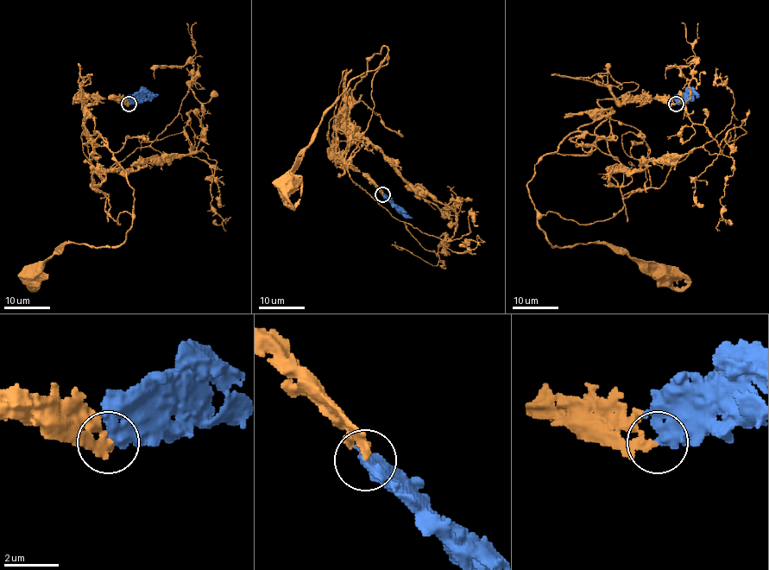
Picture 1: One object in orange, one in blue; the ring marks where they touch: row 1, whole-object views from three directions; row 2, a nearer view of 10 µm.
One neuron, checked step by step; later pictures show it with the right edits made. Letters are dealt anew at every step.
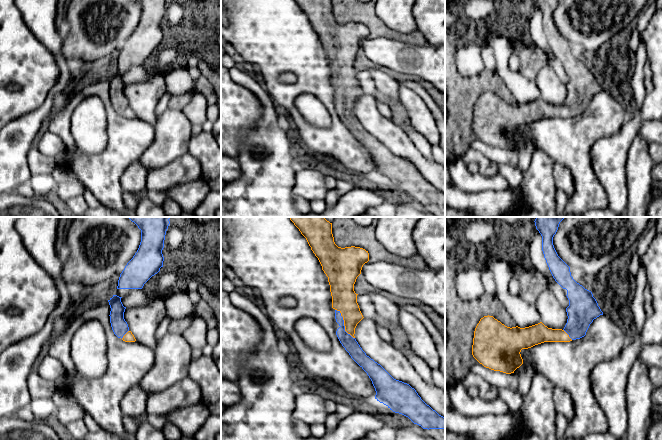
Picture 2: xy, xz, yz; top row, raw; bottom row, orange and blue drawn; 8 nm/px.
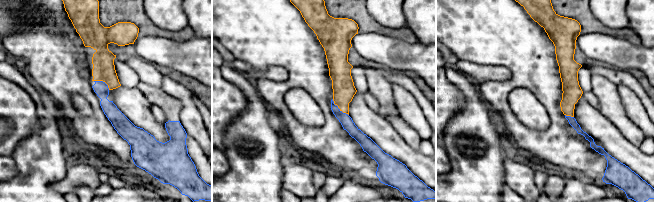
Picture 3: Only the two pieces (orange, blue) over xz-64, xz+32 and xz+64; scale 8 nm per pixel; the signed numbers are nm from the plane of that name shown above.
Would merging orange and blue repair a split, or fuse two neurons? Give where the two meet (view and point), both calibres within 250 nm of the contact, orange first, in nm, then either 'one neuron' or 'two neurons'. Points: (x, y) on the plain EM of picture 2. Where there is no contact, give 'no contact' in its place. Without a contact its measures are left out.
xz (344, 100) | 200/120 nm | one neuron

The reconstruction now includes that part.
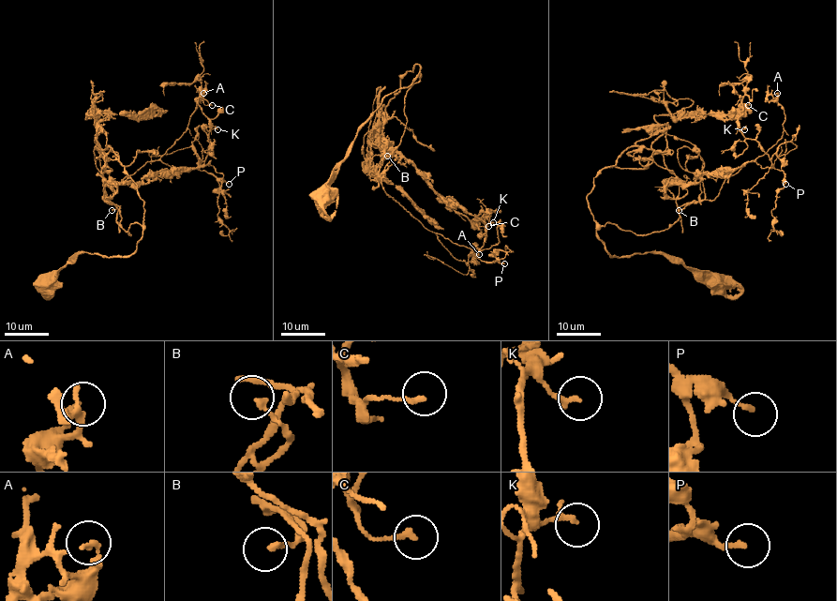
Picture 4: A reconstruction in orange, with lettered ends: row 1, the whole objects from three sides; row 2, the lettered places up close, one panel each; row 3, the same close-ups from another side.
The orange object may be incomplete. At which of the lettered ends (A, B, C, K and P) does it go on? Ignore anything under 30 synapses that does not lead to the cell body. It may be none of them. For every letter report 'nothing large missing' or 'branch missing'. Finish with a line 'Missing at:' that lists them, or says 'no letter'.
A: nothing large missing
B: nothing large missing
C: nothing large missing
K: nothing large missing
P: nothing large missing
Missing at: no letter

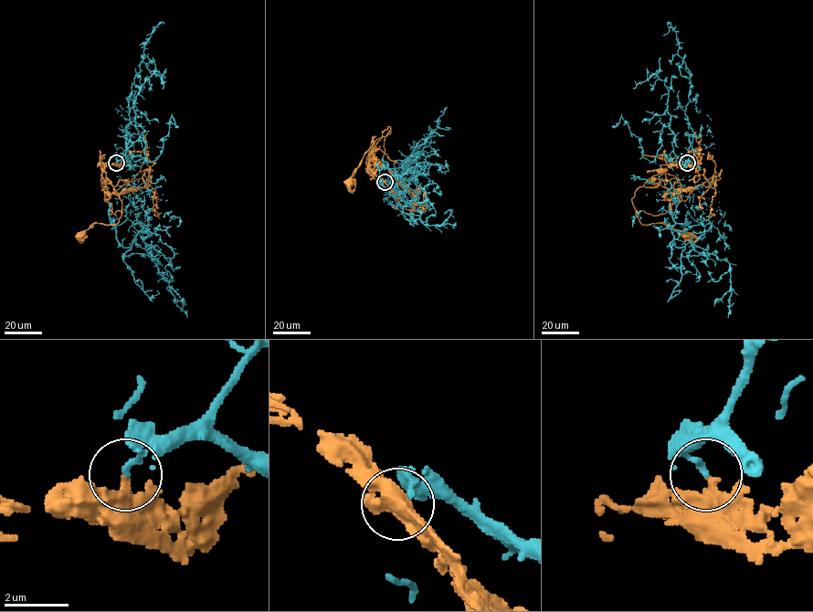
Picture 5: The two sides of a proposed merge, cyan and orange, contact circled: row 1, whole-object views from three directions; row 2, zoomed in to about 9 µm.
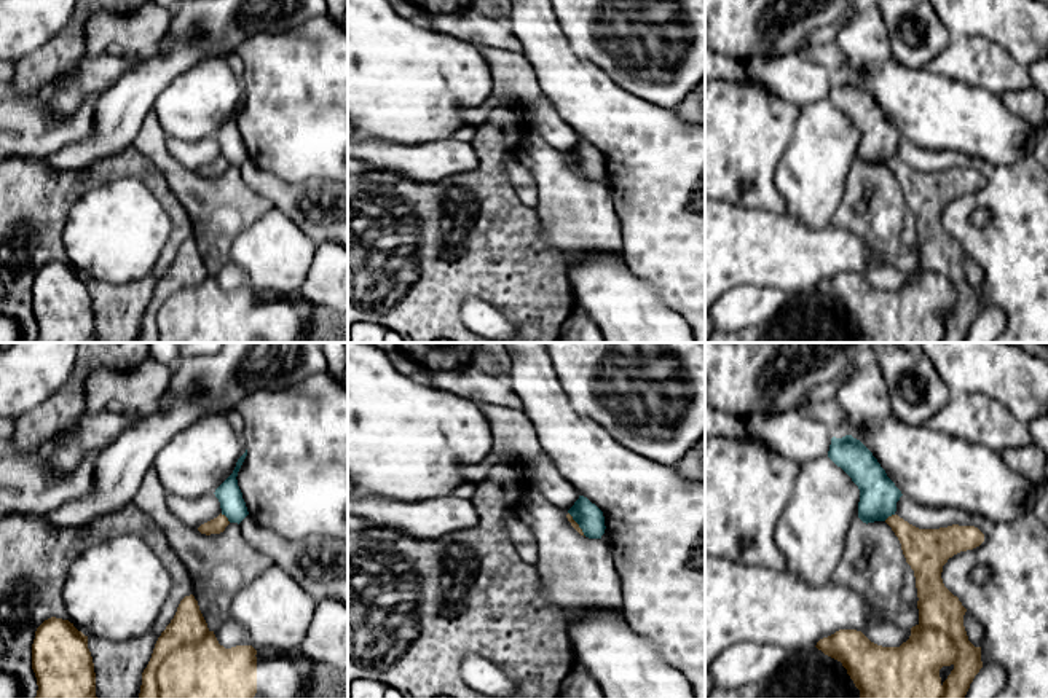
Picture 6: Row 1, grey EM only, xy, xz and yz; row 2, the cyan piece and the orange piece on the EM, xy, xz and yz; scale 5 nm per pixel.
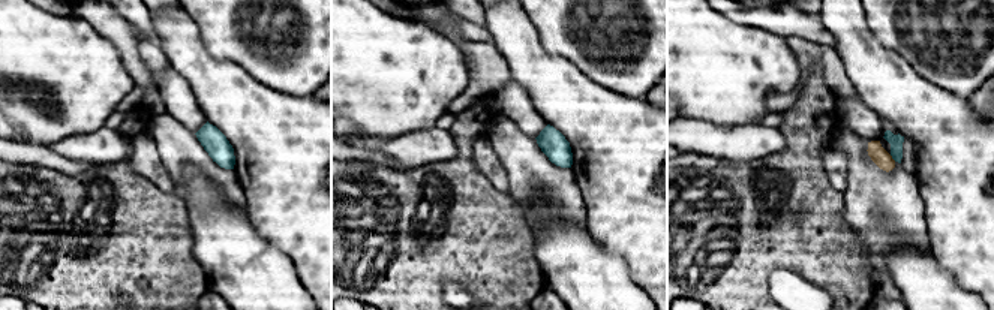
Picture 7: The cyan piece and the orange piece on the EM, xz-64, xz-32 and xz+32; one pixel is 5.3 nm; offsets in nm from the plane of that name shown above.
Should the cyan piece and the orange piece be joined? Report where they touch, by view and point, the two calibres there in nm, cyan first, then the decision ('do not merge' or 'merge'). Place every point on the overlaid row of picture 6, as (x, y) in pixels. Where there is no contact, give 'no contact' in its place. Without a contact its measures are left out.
xy (225, 515) | 120/80 nm | do not merge

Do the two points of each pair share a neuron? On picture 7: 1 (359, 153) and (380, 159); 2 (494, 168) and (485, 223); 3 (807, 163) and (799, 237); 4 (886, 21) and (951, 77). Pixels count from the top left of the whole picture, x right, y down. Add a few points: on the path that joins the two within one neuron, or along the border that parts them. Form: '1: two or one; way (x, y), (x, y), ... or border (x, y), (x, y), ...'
1: one; way (363, 156), (375, 157)
2: two; border (470, 153), (474, 166), (495, 187), (507, 192)
3: one; way (807, 181), (807, 219)
4: one; way (904, 23), (925, 44), (925, 48), (934, 59)

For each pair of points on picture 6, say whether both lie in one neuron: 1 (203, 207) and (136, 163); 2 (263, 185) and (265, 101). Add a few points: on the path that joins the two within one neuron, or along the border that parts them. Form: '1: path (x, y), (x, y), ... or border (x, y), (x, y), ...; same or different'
1: border (144, 155), (160, 169), (166, 185), (189, 215); different
2: border (248, 158), (263, 169), (299, 184); different

